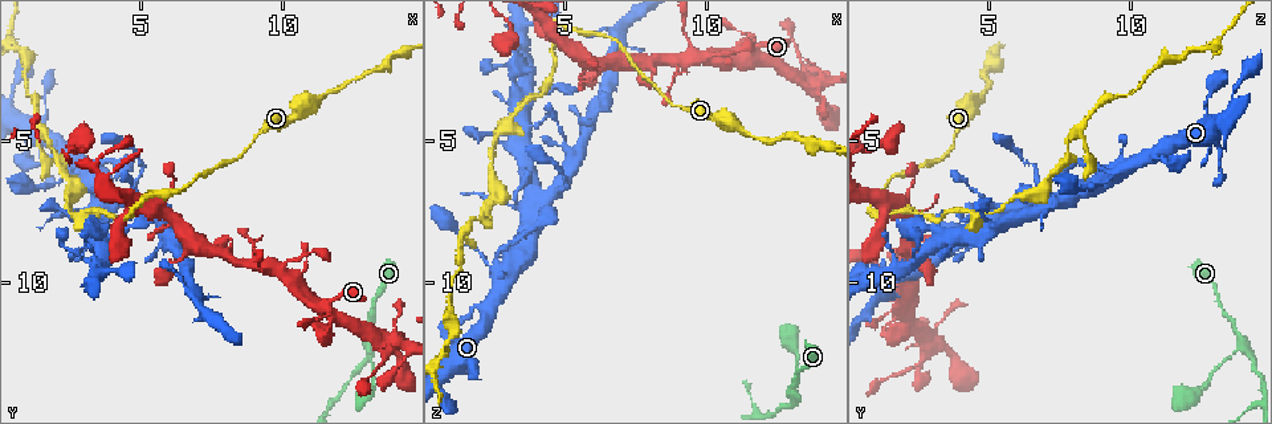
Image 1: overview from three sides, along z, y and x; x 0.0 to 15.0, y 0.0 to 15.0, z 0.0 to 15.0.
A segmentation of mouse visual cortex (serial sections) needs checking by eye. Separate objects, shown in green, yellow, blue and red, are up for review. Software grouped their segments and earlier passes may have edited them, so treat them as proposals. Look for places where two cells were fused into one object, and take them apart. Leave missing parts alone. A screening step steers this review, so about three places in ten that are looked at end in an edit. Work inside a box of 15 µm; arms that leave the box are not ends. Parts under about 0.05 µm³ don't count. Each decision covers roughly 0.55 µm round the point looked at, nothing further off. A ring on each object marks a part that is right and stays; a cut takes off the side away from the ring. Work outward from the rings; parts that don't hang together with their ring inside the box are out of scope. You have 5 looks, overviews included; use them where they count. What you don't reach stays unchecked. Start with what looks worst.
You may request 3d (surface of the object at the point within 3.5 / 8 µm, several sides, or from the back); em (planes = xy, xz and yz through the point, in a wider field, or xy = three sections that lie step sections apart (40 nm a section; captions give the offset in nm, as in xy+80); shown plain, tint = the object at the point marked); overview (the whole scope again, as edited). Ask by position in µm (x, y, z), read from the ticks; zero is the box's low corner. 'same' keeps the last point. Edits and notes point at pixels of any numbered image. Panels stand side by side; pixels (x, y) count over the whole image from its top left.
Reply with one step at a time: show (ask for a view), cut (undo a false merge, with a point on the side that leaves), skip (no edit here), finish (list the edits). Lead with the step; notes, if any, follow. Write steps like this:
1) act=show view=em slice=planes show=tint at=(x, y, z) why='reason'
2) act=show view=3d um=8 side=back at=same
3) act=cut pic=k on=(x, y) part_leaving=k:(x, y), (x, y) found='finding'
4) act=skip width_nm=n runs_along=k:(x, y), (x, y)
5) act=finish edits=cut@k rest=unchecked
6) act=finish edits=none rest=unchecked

act=show view=3d um=3.5 at=(3.0, 7.5, 4.5) why='abrupt turn'

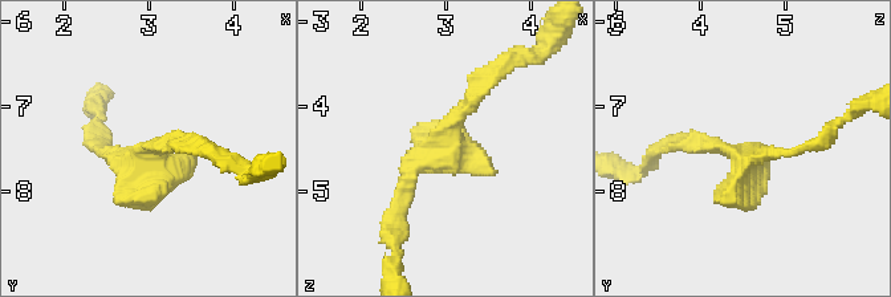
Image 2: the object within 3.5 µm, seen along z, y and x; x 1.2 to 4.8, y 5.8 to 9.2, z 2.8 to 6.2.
act=show view=em slice=xy step=5 show=tint at=(3.05, 7.65, 4.50) why='now the EM'

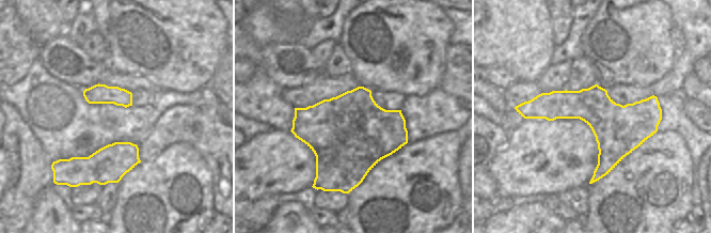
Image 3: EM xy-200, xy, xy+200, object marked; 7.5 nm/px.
act=show view=em slice=planes show=tint at=same why='cut it another way'

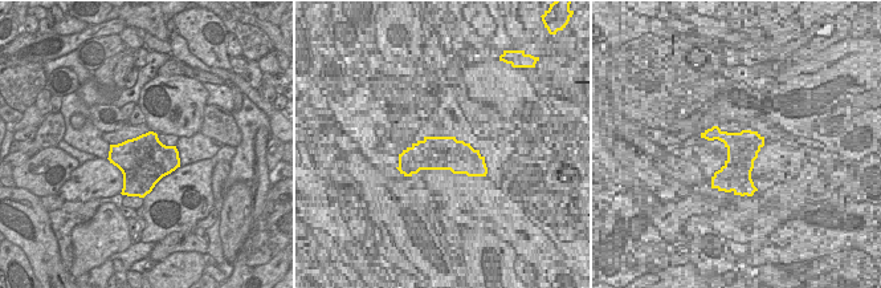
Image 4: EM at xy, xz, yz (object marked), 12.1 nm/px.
act=skip runs_along=2:(674, 141), (743, 157), (806, 145) found='continuous, no second cell'

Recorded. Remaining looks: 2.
act=show view=3d um=3.5 at=(2.5, 6.8, 6.8) why='calibre changes'

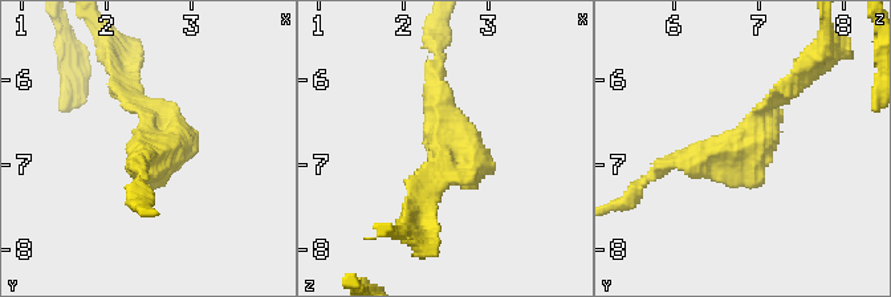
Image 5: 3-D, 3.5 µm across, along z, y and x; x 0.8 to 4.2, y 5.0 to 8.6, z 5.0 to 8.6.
act=show view=em slice=xy step=5 show=tint at=(2.60, 6.75, 6.90) why='need the tissue'

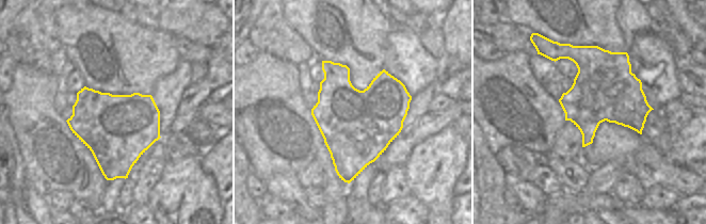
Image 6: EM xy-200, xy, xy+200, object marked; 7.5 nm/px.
act=skip runs_along=5:(668, 163), (753, 147), (794, 86) found='continuous, no second cell'

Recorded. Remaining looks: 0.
act=finish edits=none rest=unchecked

